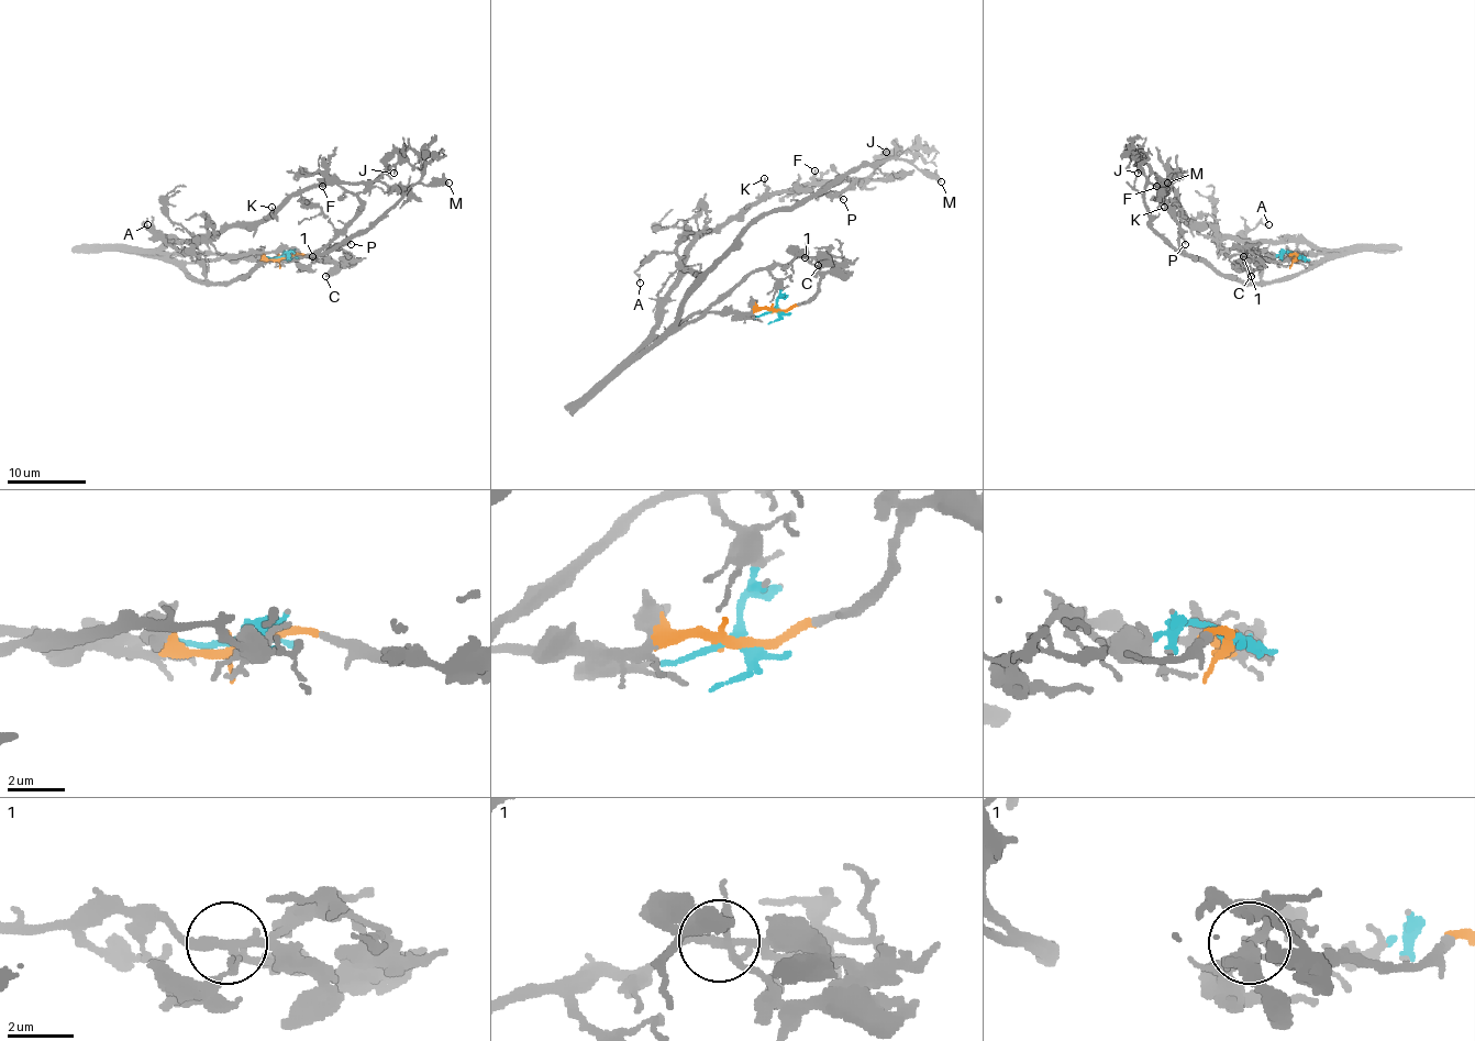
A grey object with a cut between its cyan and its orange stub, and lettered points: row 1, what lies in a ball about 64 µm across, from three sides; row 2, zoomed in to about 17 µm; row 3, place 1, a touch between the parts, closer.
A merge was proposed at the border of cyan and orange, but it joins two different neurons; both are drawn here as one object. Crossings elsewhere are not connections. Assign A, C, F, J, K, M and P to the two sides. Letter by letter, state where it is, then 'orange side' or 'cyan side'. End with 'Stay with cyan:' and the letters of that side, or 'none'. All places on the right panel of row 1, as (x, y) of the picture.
A: (1268, 224) | cyan side
C: (1251, 276) | cyan side
F: (1156, 186) | orange side
J: (1138, 173) | cyan side
K: (1164, 207) | orange side
M: (1167, 183) | cyan side
P: (1185, 244) | cyan side
Stay with cyan: A, C, J, M, P

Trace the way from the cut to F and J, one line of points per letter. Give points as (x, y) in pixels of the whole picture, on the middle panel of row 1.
F: (775, 310), (688, 314), (665, 334), (655, 332), (683, 255), (767, 198), (809, 184), (814, 170)
J: (775, 310), (779, 285), (755, 268), (677, 324), (688, 290), (762, 218), (864, 166), (913, 158), (886, 153)

